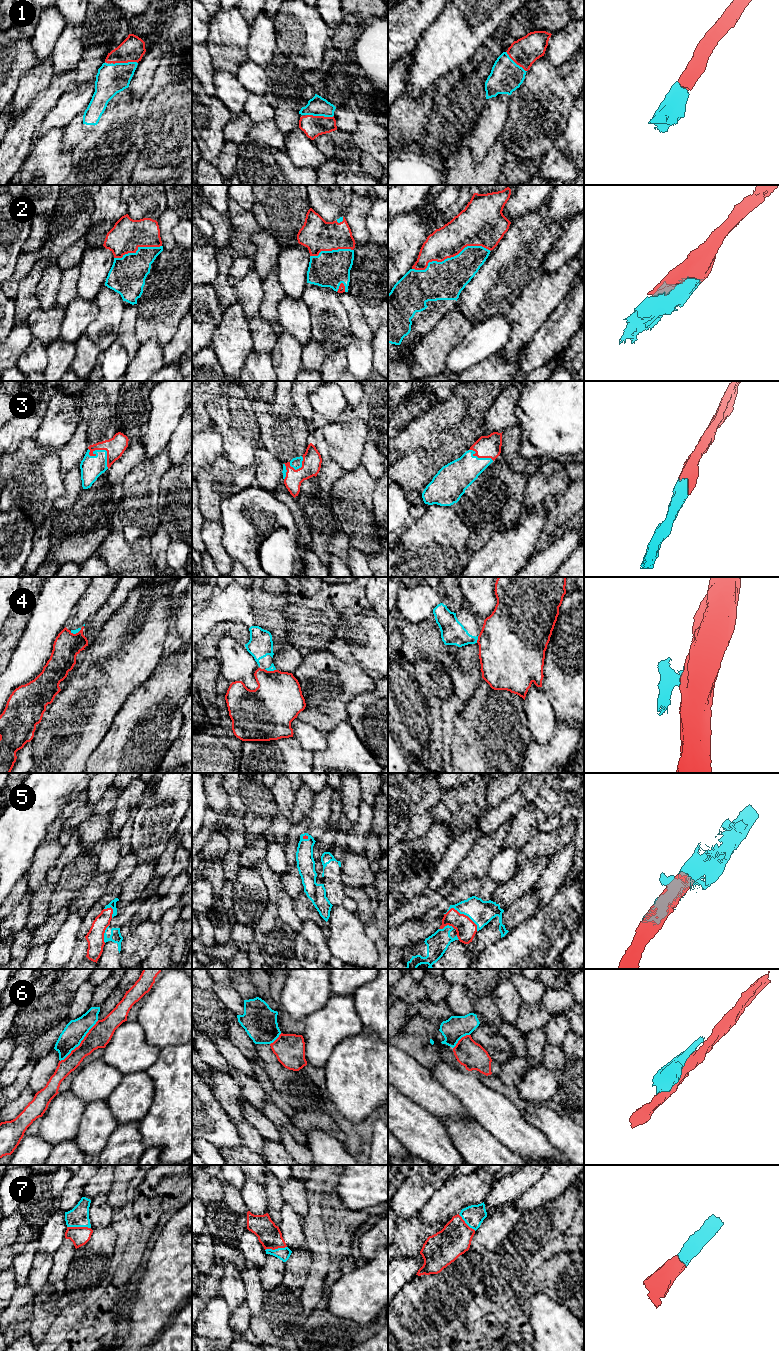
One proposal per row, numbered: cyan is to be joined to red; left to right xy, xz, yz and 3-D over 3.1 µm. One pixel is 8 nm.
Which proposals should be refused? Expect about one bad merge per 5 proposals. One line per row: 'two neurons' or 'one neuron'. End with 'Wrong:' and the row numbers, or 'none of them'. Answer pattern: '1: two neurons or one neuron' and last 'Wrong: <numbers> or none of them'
1: one neuron
2: one neuron
3: one neuron
4: two neurons
5: one neuron
6: two neurons
7: one neuron
Wrong: 4, 6

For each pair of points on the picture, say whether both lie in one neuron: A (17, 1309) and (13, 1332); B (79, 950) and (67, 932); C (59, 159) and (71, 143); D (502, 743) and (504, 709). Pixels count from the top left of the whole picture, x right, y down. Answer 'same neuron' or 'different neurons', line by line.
A: same neuron
B: different neurons
C: different neurons
D: same neuron

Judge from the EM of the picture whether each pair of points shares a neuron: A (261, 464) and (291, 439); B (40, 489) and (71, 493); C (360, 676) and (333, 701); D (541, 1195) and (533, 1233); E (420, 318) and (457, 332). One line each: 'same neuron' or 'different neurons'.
A: different neurons
B: different neurons
C: same neuron
D: different neurons
E: different neurons

